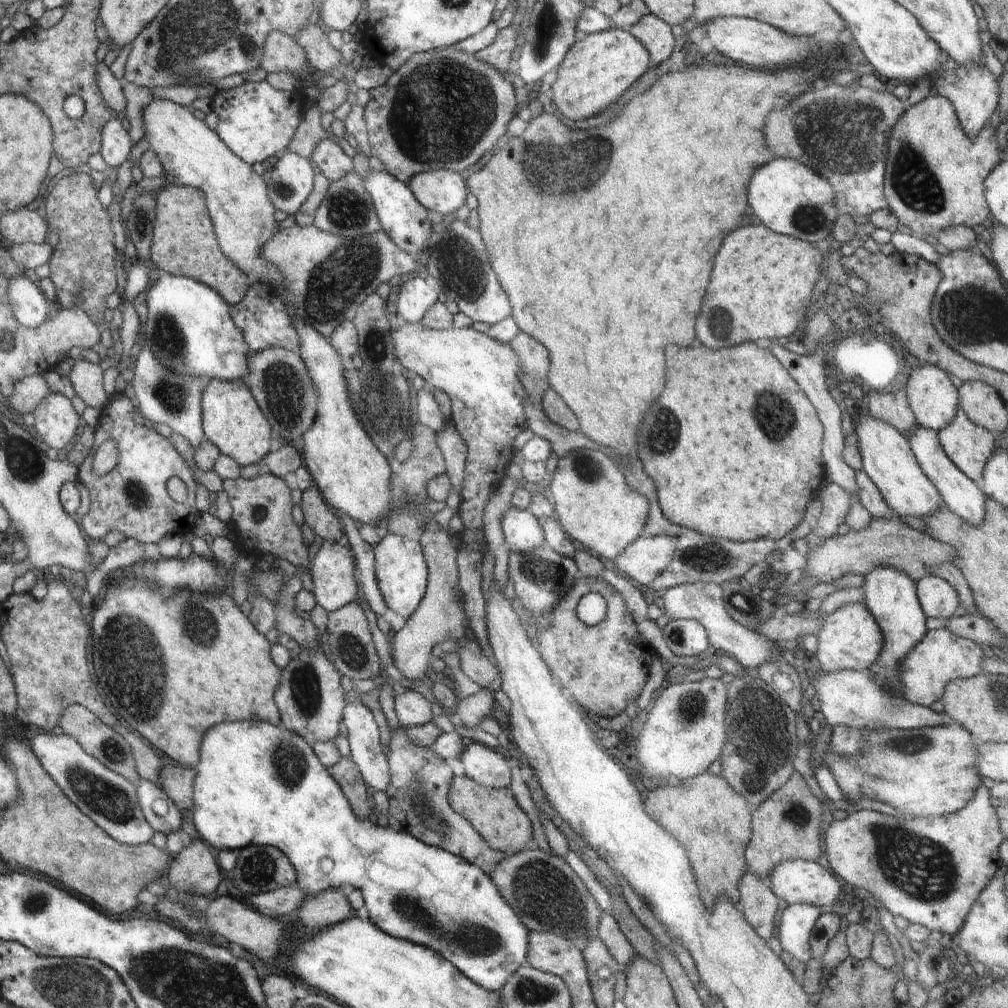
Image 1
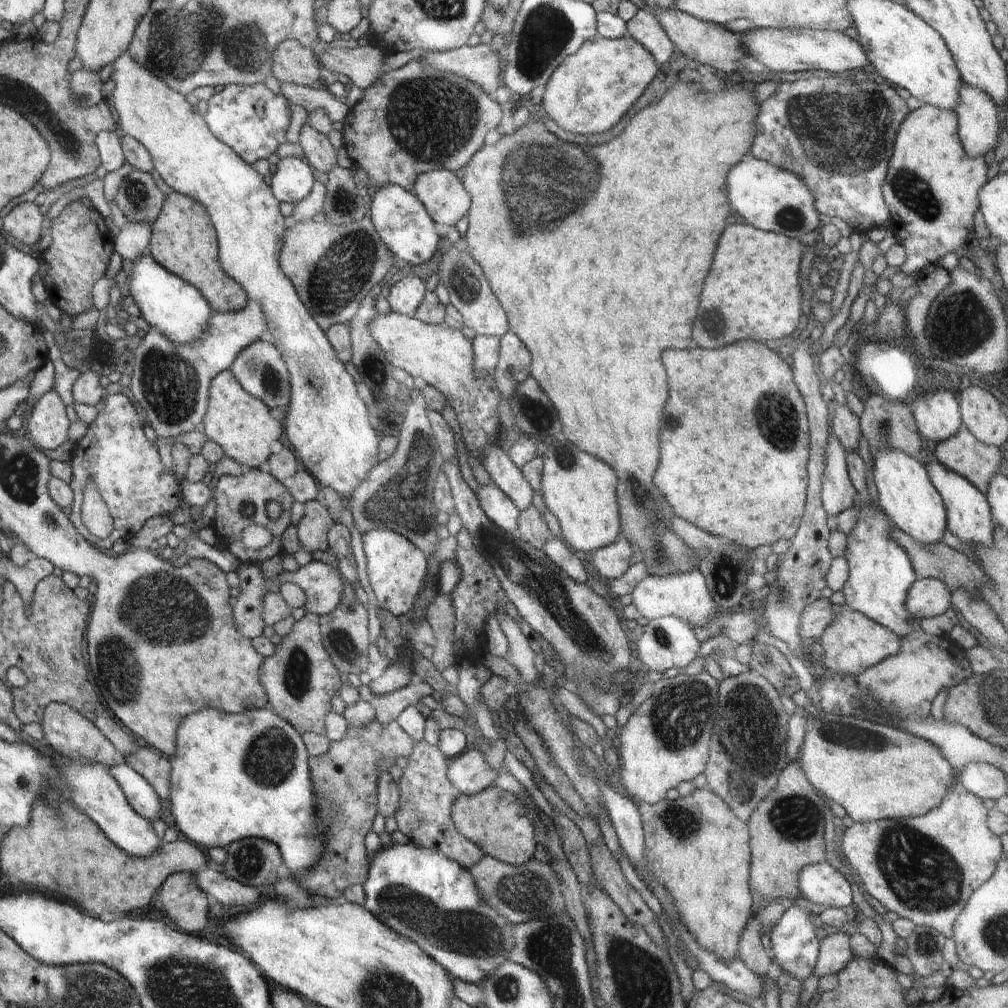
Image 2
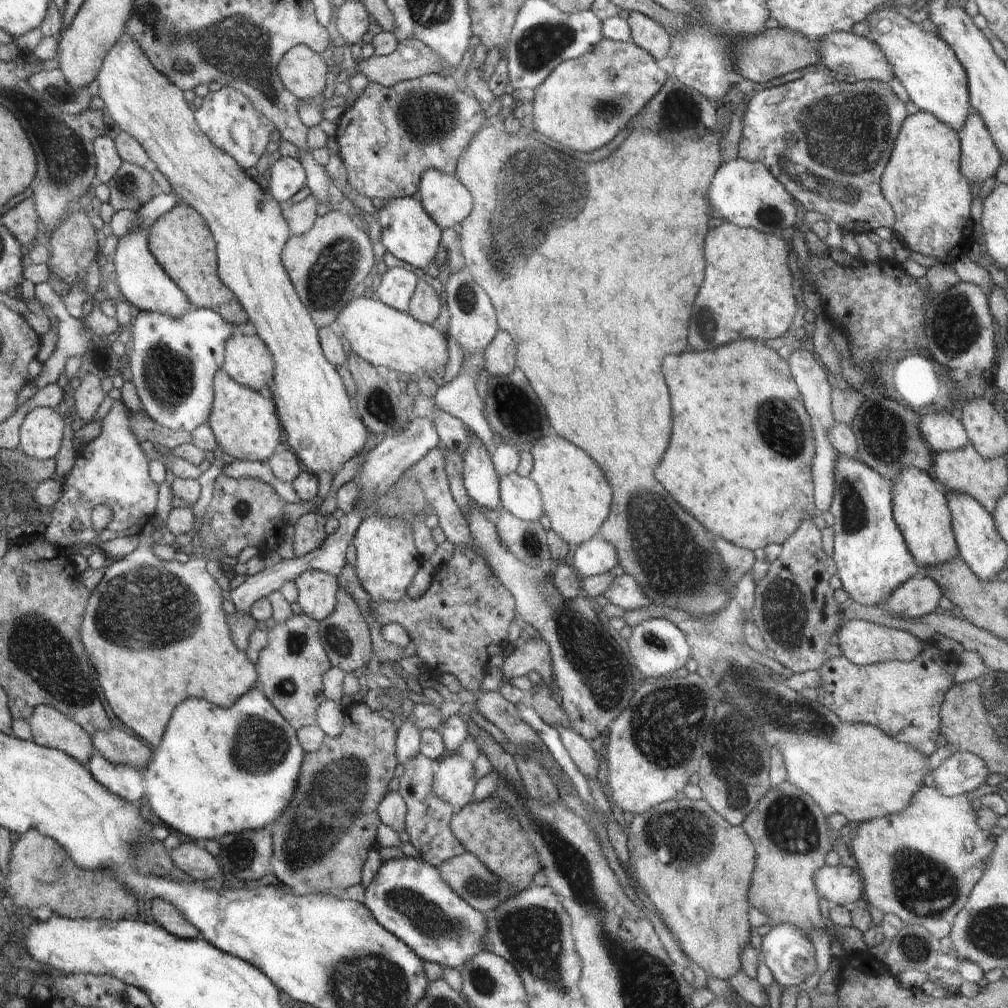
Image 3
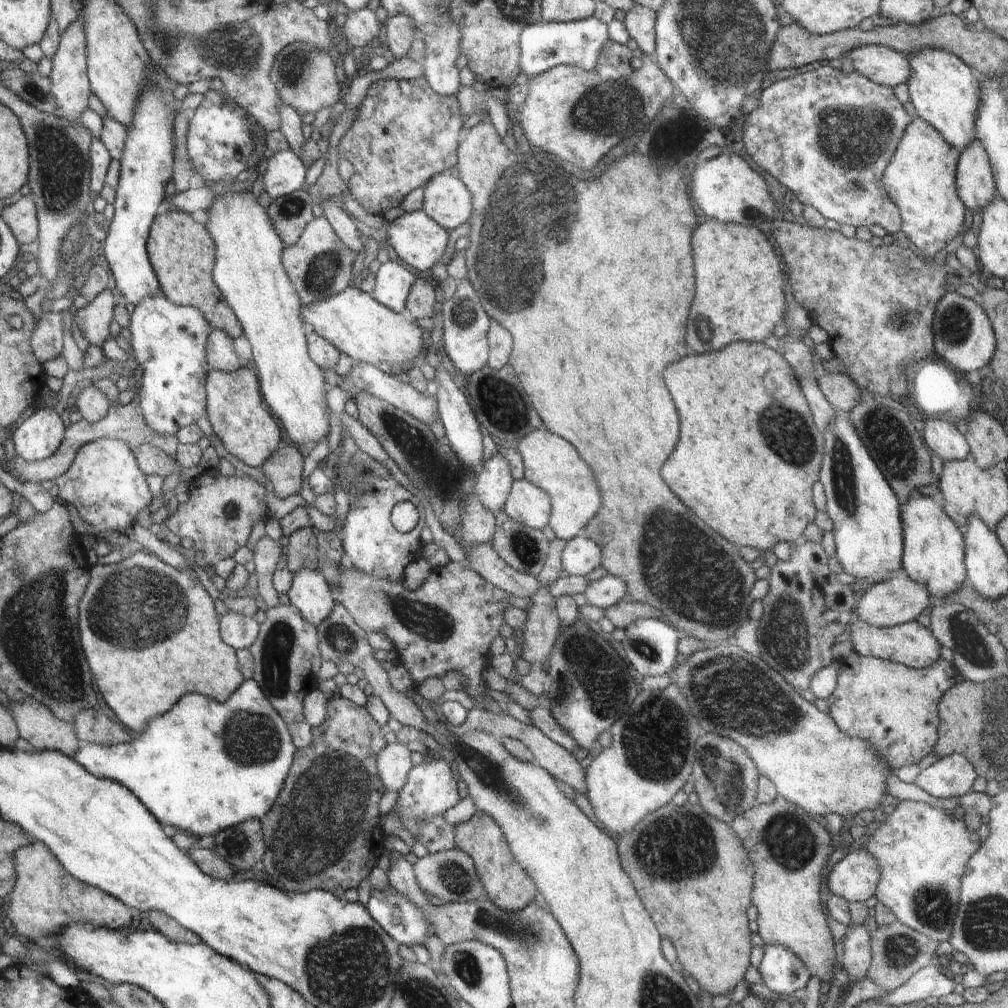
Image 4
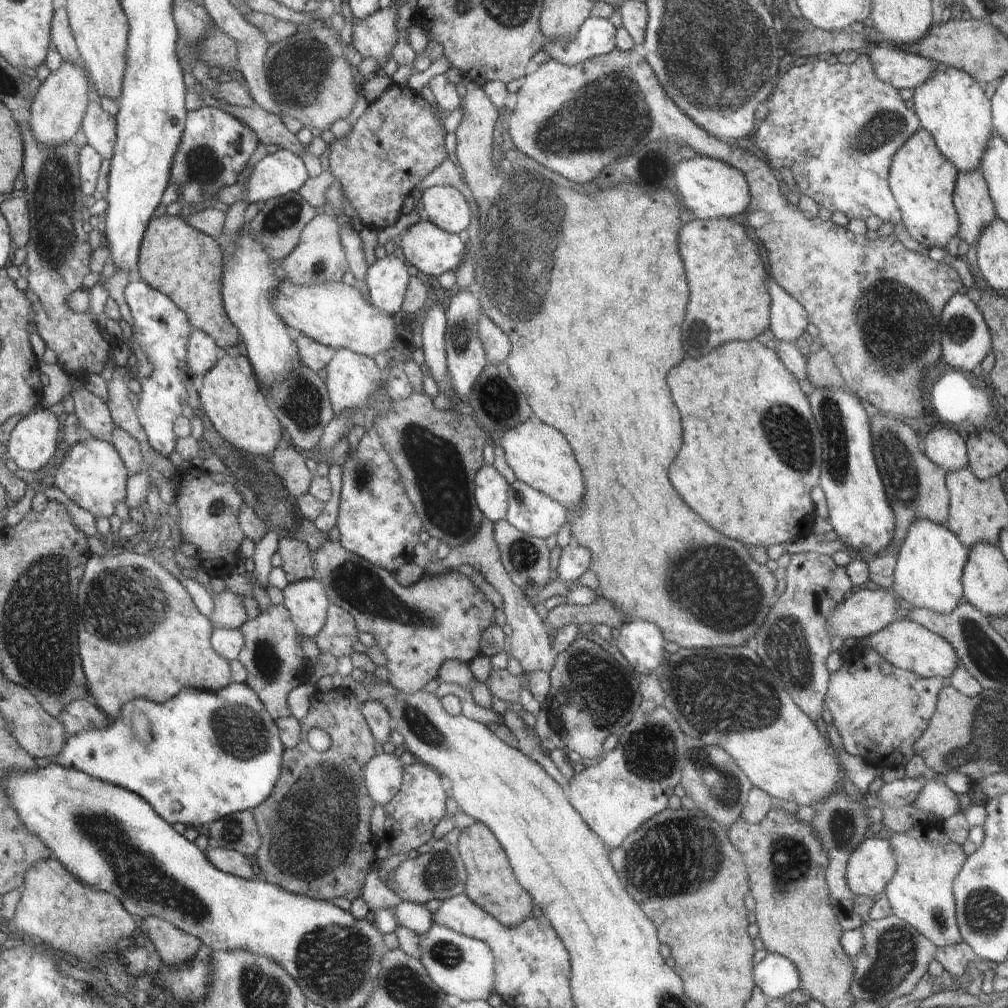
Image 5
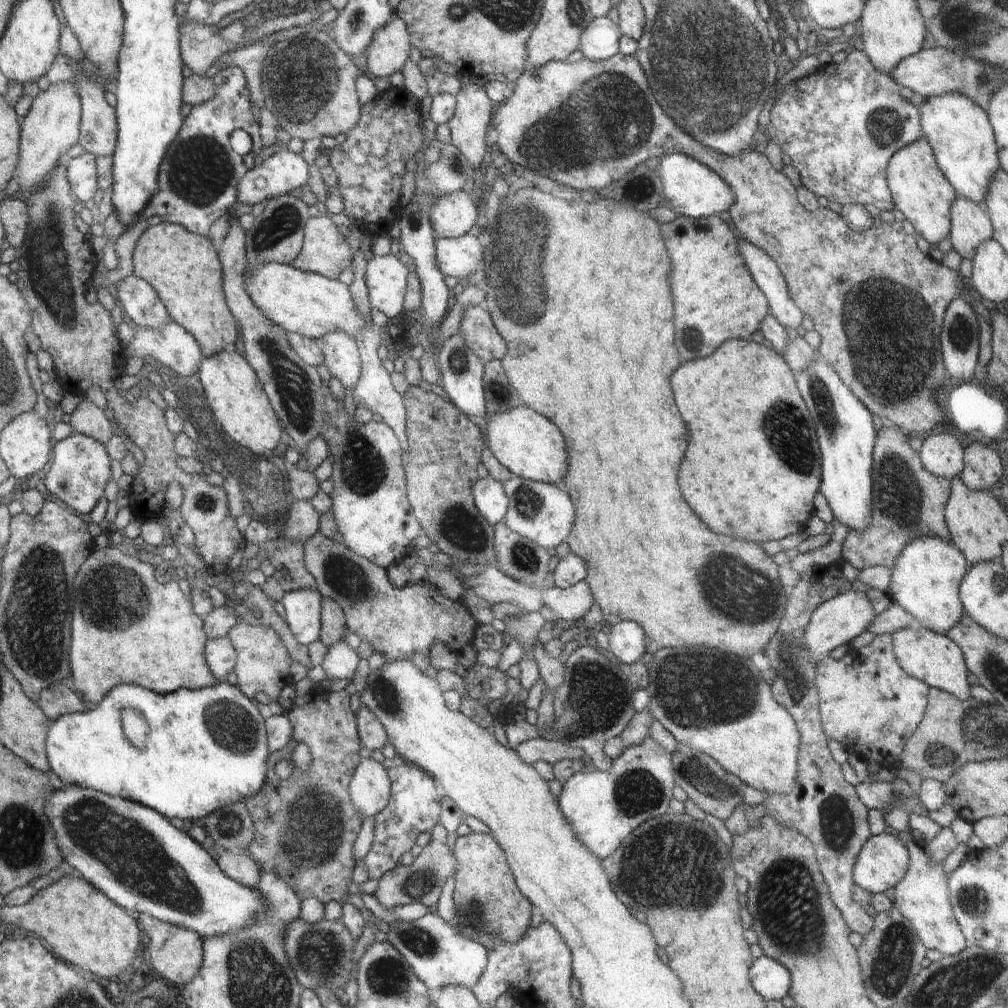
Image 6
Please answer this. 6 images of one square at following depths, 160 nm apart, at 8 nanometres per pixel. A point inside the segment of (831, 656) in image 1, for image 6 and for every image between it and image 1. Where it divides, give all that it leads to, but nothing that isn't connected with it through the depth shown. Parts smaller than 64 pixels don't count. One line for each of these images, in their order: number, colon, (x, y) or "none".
2: (852, 642)
3: (862, 642)
4: (911, 644)
5: (906, 644)
6: (929, 656)

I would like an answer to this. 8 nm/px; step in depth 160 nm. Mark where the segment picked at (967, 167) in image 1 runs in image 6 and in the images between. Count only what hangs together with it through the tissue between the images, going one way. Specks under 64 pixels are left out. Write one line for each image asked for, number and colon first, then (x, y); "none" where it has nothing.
2: (931, 189)
3: (931, 200)
4: (920, 179)
5: (922, 180)
6: (922, 193)

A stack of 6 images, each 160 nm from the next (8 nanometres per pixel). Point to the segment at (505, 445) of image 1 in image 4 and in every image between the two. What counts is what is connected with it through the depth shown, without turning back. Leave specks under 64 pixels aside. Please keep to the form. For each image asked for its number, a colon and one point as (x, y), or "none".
2: (442, 356)
3: (386, 338)
4: (353, 321)

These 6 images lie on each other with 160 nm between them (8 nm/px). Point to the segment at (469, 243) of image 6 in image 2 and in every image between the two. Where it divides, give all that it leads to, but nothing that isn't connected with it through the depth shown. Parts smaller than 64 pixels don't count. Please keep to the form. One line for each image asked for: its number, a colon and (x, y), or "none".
2: (404, 223)
3: (408, 232)
4: (417, 238)
5: (433, 251)

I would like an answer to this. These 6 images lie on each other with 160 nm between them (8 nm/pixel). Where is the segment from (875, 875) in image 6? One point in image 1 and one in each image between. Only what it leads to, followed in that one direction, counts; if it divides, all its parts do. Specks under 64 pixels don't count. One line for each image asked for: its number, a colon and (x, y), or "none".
1: (795, 881)
2: (821, 883)
3: (841, 885)
4: (855, 877)
5: (872, 863)

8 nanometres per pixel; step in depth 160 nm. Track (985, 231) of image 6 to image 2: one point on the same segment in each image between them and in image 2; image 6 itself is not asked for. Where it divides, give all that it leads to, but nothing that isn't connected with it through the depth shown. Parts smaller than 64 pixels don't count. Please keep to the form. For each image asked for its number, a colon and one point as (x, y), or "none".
2: (977, 117)
3: (980, 160)
4: (974, 181)
5: (971, 198)

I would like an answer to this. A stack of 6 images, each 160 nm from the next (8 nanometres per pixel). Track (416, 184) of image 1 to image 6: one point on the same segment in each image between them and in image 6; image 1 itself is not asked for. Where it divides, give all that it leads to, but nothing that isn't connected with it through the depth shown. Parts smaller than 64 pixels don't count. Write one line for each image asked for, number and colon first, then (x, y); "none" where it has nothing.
2: (443, 195)
3: (447, 201)
4: (446, 199)
5: (443, 205)
6: (454, 213)

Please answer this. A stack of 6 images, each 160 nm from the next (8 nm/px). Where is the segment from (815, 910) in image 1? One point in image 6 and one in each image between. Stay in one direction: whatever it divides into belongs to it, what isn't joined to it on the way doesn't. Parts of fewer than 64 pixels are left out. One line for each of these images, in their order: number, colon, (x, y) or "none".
2: (795, 946)
3: (790, 956)
4: (781, 970)
5: (775, 975)
6: (772, 981)

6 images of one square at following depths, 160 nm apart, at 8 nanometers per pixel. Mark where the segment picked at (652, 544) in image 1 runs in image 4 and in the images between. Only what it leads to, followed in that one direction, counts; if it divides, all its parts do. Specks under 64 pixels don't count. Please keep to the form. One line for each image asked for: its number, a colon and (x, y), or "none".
2: (610, 562)
3: (597, 556)
4: (580, 556)

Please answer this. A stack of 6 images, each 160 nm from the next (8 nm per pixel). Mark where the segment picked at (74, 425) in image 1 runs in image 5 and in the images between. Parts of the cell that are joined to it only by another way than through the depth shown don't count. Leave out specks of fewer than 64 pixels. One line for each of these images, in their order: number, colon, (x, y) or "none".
2: (47, 424)
3: (40, 435)
4: (39, 435)
5: (33, 442)

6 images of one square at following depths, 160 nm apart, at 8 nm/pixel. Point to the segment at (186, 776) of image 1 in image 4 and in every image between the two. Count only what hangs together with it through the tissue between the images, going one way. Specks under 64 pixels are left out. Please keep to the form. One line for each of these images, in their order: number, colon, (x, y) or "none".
2: (156, 769)
3: (116, 745)
4: (94, 726)

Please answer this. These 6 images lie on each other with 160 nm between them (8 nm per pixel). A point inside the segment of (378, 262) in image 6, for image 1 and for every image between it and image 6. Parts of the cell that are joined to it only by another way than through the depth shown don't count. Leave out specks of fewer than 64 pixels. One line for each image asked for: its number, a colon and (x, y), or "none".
1: (415, 297)
2: (405, 297)
3: (396, 289)
4: (393, 284)
5: (387, 278)

